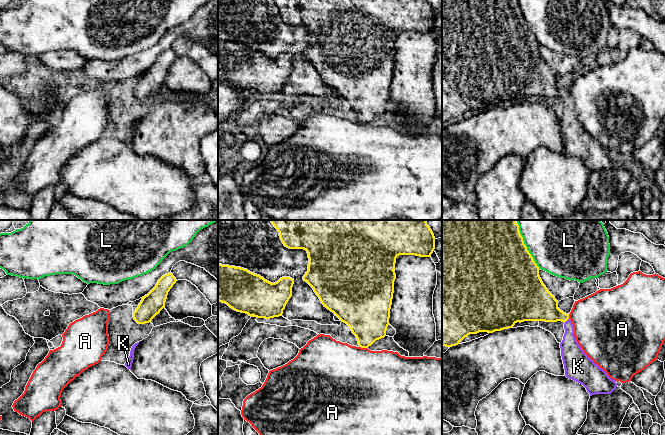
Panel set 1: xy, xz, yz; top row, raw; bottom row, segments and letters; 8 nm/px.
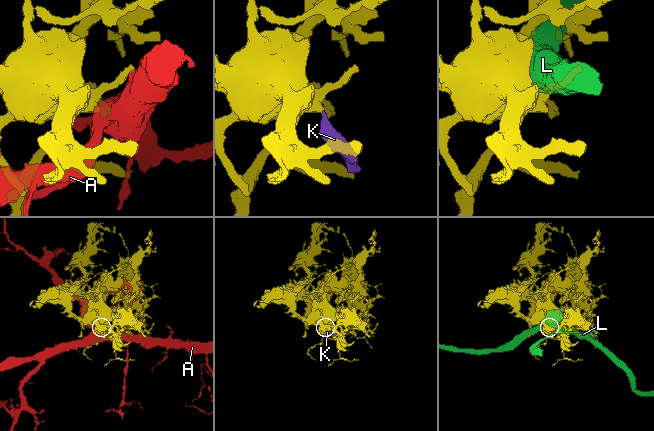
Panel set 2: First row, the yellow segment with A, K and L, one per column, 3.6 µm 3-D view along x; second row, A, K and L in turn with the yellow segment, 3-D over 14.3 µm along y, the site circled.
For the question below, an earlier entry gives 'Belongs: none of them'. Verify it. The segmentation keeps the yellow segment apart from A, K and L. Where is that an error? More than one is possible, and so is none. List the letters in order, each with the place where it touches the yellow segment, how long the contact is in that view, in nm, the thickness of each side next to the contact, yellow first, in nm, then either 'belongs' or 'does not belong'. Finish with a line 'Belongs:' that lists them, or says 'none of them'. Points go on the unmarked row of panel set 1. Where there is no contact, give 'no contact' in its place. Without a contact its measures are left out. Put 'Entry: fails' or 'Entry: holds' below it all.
A: xz (363, 123) | 70 nm | 340/480 nm | does not belong
K: yz (567, 95) | 50 nm | 260/160 nm | belongs
L: yz (526, 23) | 400 nm | 500/400 nm | does not belong
Belongs: K
Entry: fails

